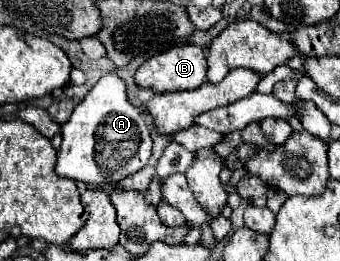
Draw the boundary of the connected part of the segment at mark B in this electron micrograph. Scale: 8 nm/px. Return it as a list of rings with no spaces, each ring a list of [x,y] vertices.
[[[175,45],[149,61],[145,61],[135,81],[139,87],[149,87],[155,93],[197,89],[205,83],[207,59],[199,45]]]

